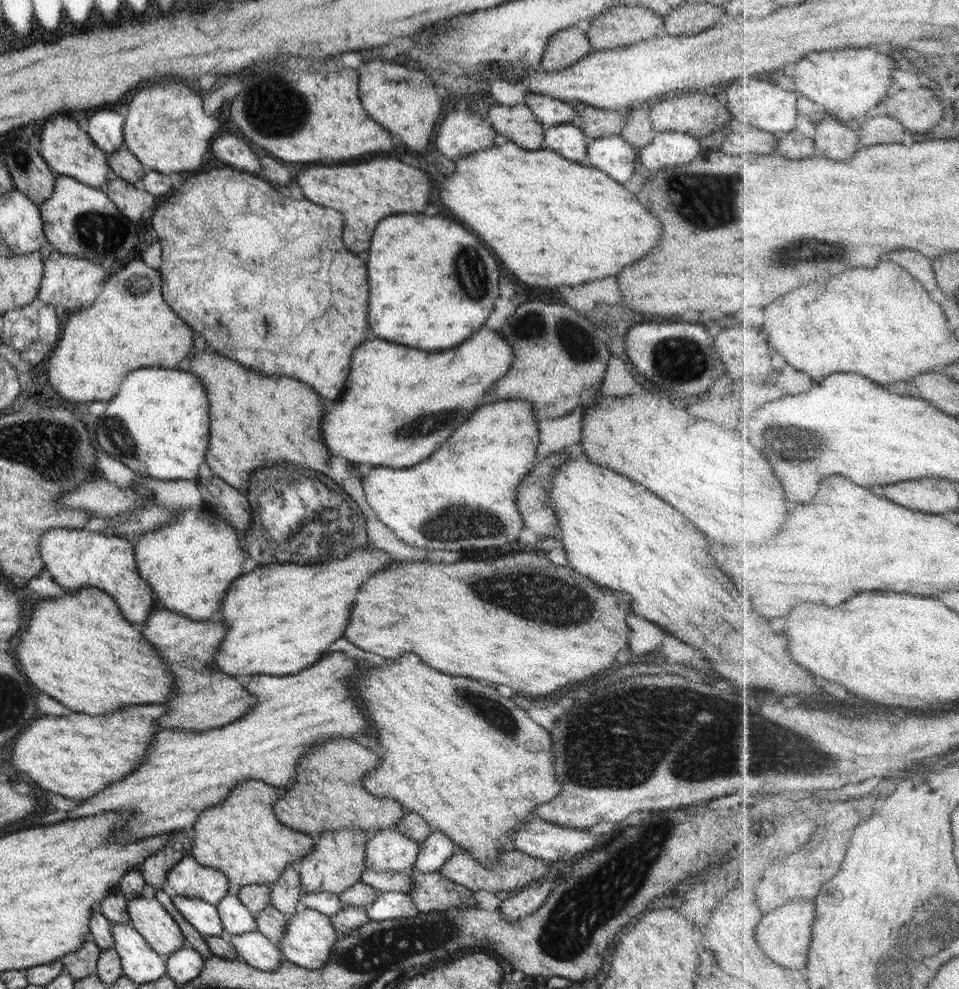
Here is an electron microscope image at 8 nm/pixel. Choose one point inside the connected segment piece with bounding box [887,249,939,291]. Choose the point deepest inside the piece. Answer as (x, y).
(917, 263)

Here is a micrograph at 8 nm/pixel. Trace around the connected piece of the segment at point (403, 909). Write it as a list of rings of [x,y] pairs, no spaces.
[[[380,892],[372,905],[366,908],[370,921],[412,918],[418,913],[419,910],[409,893],[401,892]]]

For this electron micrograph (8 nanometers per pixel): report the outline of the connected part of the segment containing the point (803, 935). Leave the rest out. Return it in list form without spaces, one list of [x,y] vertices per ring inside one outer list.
[[[792,902],[792,906],[784,906],[782,910],[776,910],[776,914],[768,914],[764,918],[764,922],[758,928],[758,938],[764,938],[764,946],[768,946],[768,956],[772,956],[778,964],[802,970],[810,962],[816,918],[818,918],[816,902]]]

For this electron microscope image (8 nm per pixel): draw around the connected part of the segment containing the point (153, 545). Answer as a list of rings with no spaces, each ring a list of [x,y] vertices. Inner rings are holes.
[[[209,509],[203,510],[178,510],[182,512],[172,526],[164,526],[160,530],[154,530],[152,534],[144,534],[142,540],[134,546],[134,558],[140,576],[150,584],[150,588],[156,594],[156,604],[162,608],[168,608],[172,612],[180,612],[182,616],[188,616],[192,620],[206,620],[222,605],[222,599],[226,590],[232,584],[234,578],[242,574],[242,562],[244,562],[244,550],[240,548],[240,542],[236,538],[237,530],[232,530],[230,524]]]

